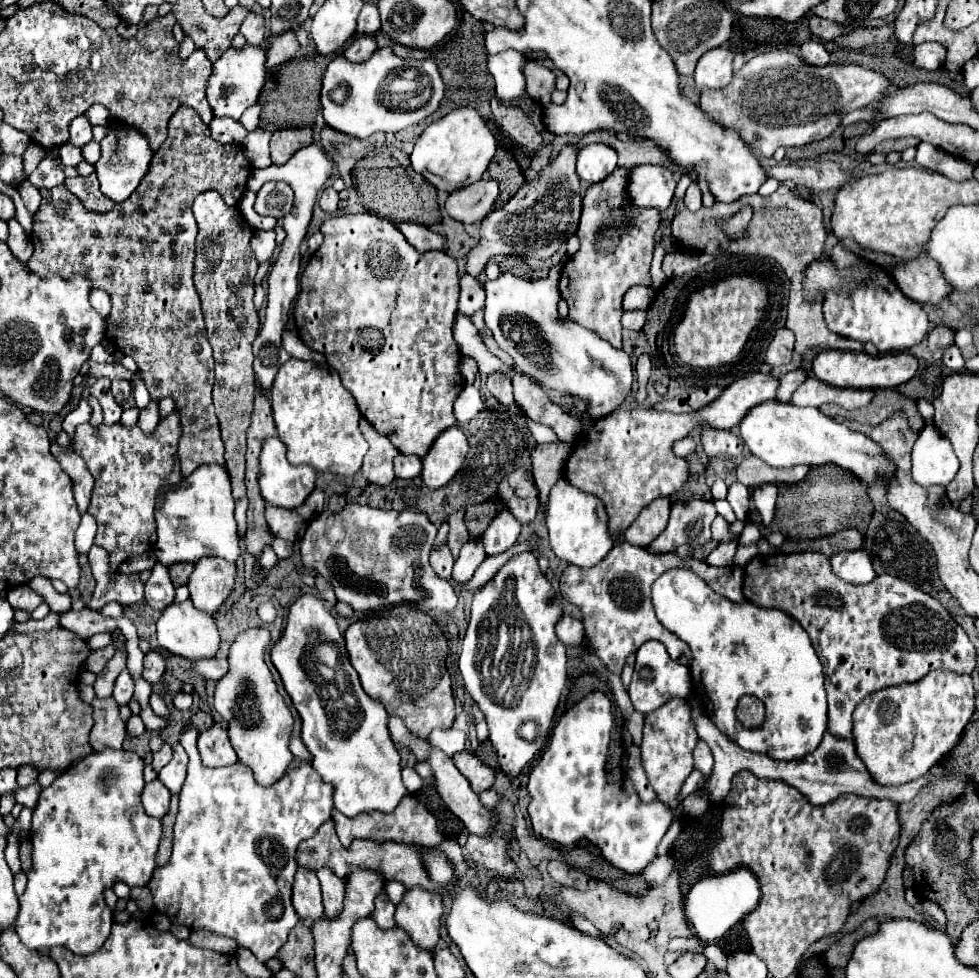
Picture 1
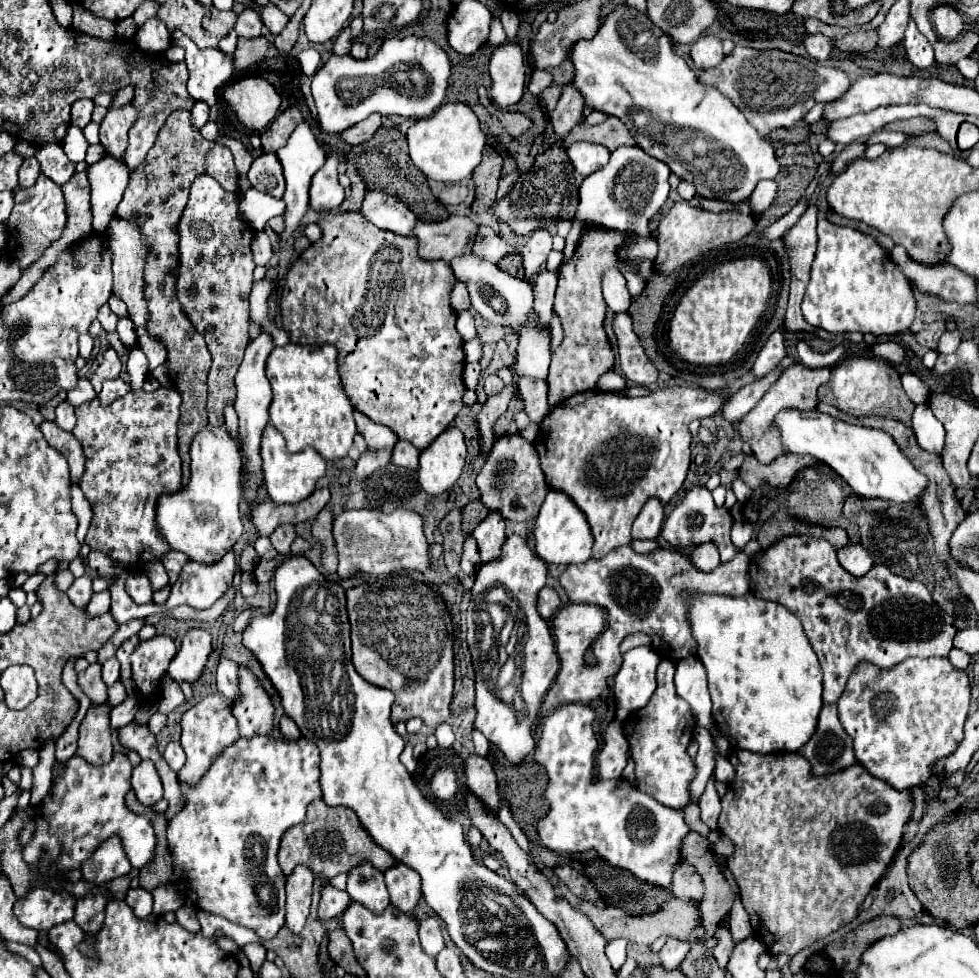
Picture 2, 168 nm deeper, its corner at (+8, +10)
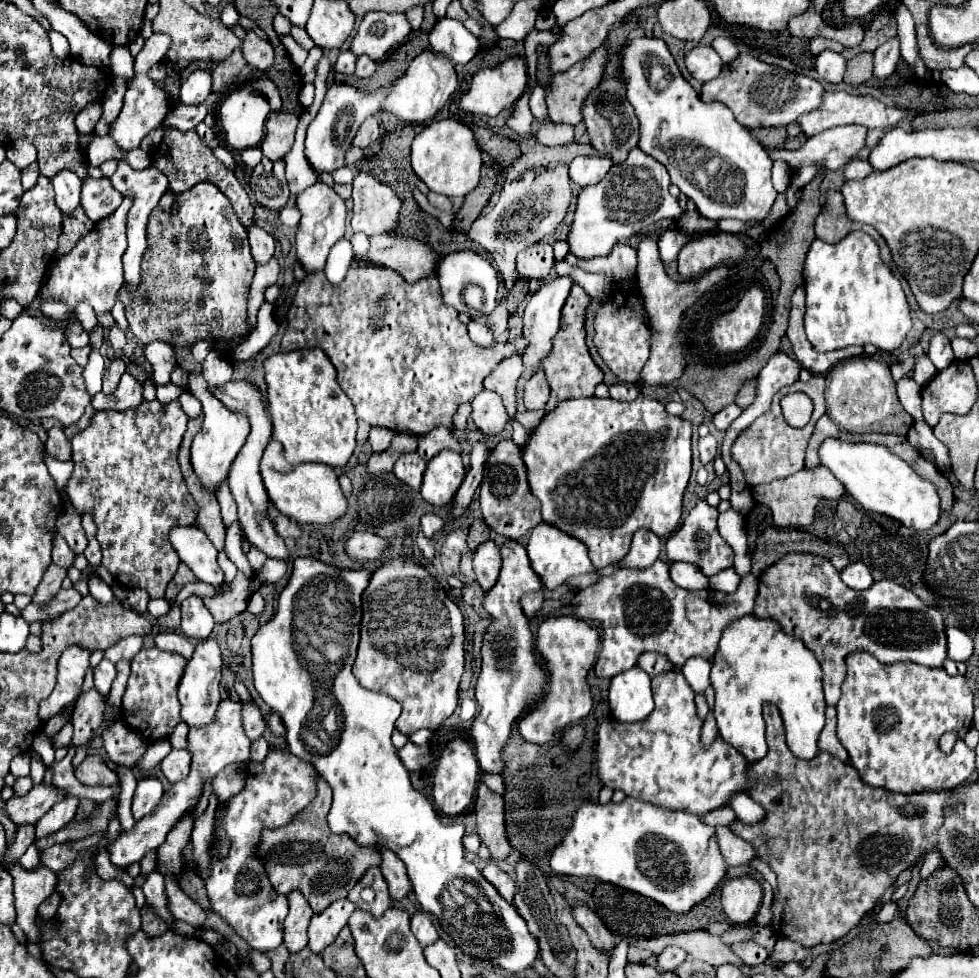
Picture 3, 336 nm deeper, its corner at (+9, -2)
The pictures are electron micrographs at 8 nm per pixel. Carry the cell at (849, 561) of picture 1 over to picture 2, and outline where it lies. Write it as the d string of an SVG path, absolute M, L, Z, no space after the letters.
M847 544L845 548L837 550L837 556L839 556L841 566L857 578L865 576L873 566L869 552L861 544Z

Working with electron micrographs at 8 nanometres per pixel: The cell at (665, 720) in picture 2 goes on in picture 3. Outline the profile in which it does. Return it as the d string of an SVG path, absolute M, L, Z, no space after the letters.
M678 670L662 672L652 678L652 692L656 708L646 720L636 724L608 720L600 724L596 752L598 752L598 774L602 782L614 790L624 790L624 794L630 798L640 798L654 806L666 806L668 810L684 810L688 814L700 814L700 816L716 810L718 806L728 804L730 794L744 792L748 788L746 780L748 762L744 760L744 756L738 754L720 736L712 742L708 750L700 746L702 720L696 716L694 692L686 684L684 676Z

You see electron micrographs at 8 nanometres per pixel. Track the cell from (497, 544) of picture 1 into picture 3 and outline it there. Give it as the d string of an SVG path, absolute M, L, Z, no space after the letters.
M486 540L474 550L474 572L478 584L484 590L490 590L496 584L500 566L502 566L500 548L494 540Z

